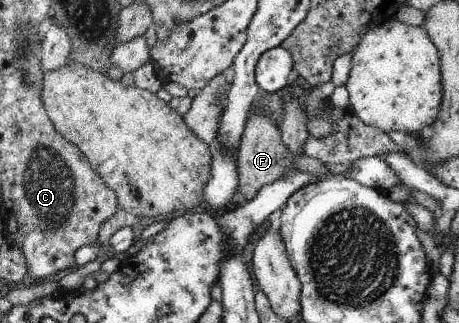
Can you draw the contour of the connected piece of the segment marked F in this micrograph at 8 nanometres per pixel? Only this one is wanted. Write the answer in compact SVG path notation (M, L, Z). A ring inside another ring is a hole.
M254 109L250 110L248 120L244 126L244 132L237 147L238 175L240 192L247 201L256 197L266 184L276 182L289 170L297 169L306 174L330 174L326 166L320 160L301 154L292 154L290 148L282 141L281 130L276 120L268 114L257 114Z

